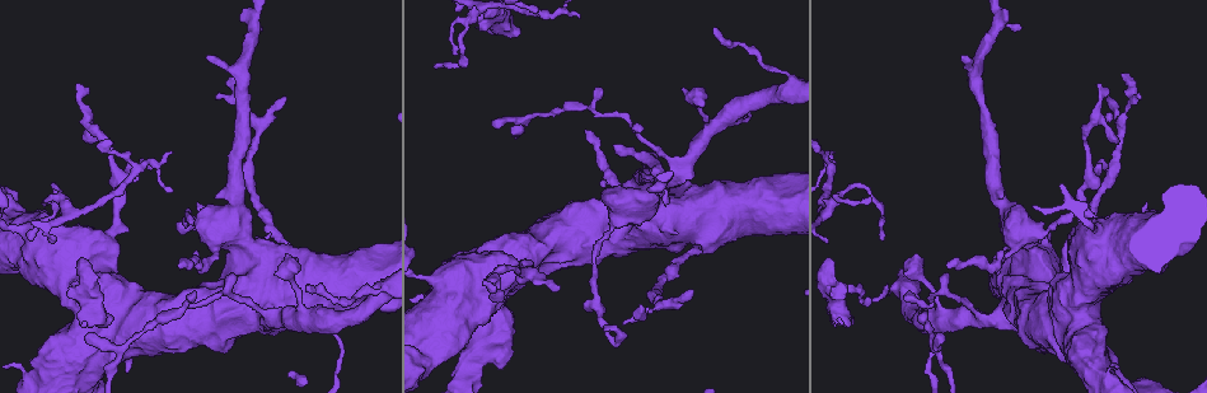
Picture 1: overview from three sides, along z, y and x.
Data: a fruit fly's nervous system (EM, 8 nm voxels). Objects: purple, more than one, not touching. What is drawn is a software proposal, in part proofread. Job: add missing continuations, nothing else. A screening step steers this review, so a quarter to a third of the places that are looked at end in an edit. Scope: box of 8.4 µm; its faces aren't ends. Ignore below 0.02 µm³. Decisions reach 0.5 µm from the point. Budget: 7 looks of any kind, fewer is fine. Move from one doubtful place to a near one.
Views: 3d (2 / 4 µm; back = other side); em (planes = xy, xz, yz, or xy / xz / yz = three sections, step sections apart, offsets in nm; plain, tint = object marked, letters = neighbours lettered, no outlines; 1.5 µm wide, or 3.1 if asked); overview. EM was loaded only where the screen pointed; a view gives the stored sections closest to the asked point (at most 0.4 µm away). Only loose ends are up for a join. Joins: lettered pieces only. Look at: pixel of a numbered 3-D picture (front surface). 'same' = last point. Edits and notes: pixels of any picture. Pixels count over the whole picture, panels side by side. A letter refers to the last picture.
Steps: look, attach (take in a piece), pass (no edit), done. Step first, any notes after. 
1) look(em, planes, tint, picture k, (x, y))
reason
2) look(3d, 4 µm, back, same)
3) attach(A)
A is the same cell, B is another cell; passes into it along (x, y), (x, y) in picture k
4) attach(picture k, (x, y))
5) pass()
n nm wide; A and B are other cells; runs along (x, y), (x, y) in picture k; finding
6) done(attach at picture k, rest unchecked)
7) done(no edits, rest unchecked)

look(3d, 4 µm, picture 1, (127, 370))
stops while still wide

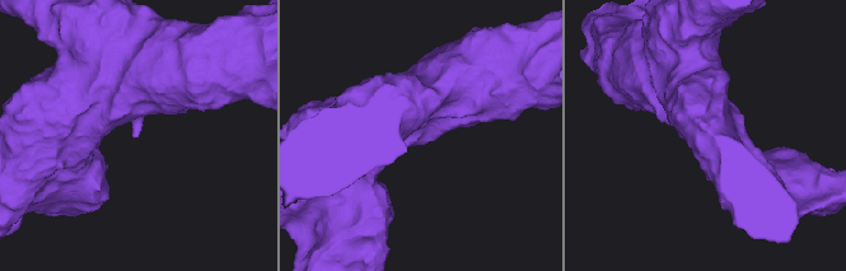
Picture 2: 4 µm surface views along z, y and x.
look(em, planes, plain, picture 2, (137, 134))
need the tissue

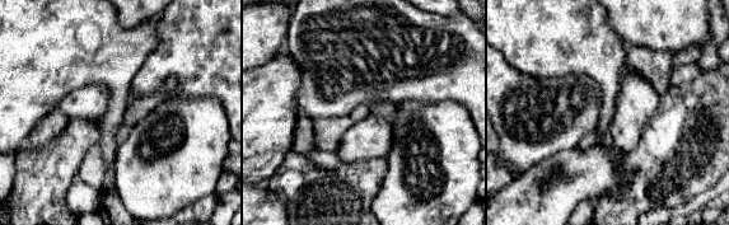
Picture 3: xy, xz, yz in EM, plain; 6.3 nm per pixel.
look(em, planes, letters, same)
see the neighbours

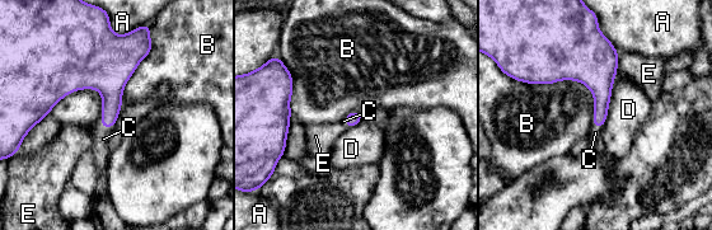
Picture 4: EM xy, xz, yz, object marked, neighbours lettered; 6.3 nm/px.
attach(C)
C is the same cell, A, B, D and E are other cells; passes into it along (111, 88), (103, 126), (103, 139) in picture 4; it goes on there

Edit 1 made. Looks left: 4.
look(overview)

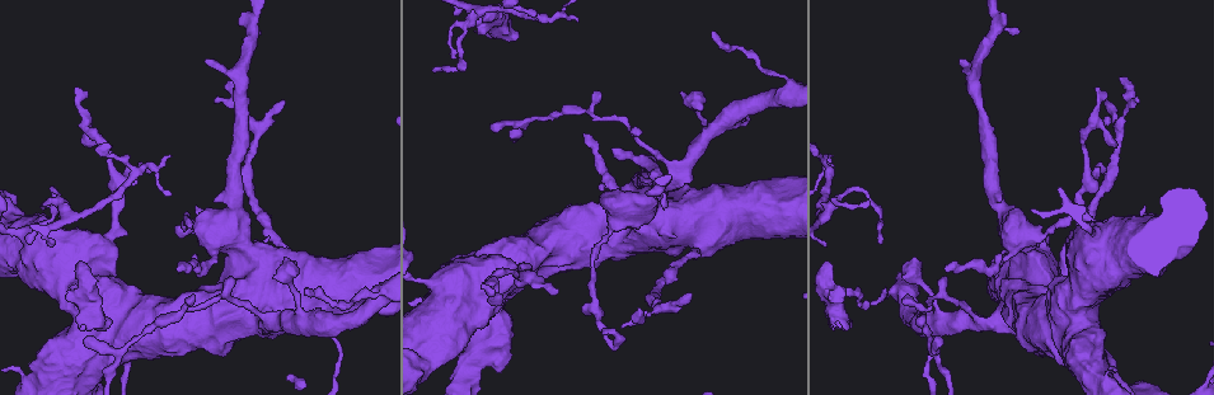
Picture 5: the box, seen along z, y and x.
look(3d, 4 µm, picture 5, (831, 264))
free end

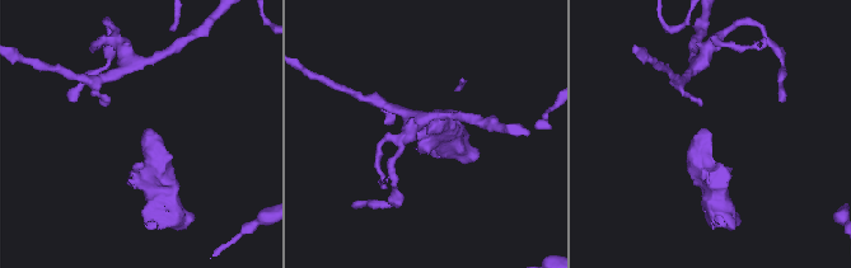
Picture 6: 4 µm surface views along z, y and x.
look(em, xz, step 4, letters, picture 6, (143, 136))

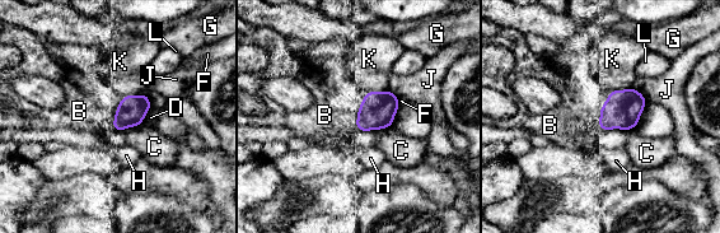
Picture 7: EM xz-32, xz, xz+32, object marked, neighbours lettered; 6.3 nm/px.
look(em, planes, letters, same)

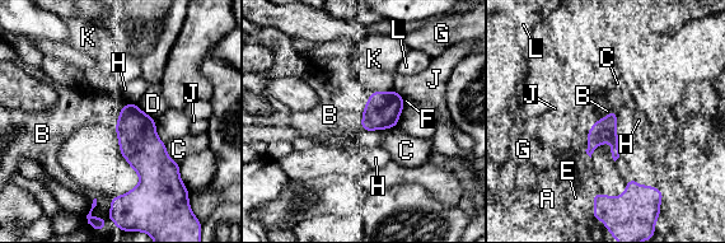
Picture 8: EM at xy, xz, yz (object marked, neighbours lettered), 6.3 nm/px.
attach(B)
C touches over 160 nm; B is the same cell, A, C, D, E, F, G, H, J, K and L are other cells; it goes on there

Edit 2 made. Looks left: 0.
done(attach at picture 4, attach at picture 8, rest unchecked)

